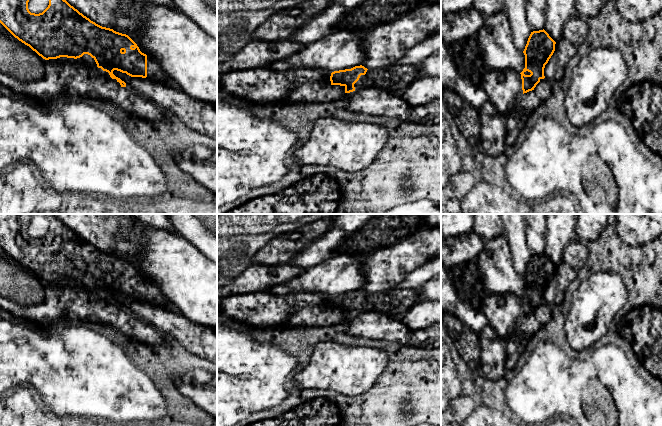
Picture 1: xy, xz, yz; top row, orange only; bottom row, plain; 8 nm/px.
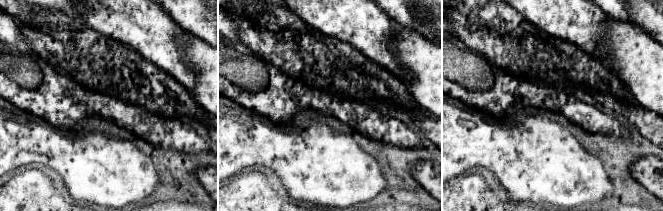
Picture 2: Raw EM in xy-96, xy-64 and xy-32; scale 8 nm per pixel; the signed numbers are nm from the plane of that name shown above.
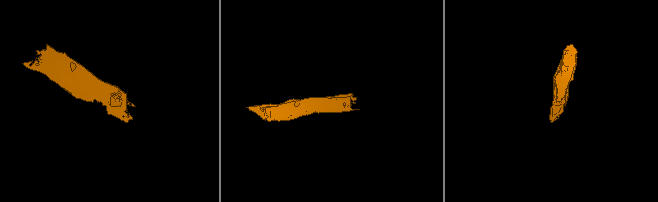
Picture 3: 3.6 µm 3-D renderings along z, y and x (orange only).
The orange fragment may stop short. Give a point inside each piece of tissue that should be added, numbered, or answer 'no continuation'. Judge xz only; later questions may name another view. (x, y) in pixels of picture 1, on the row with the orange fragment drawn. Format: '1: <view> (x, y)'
1: xz (394, 78)

